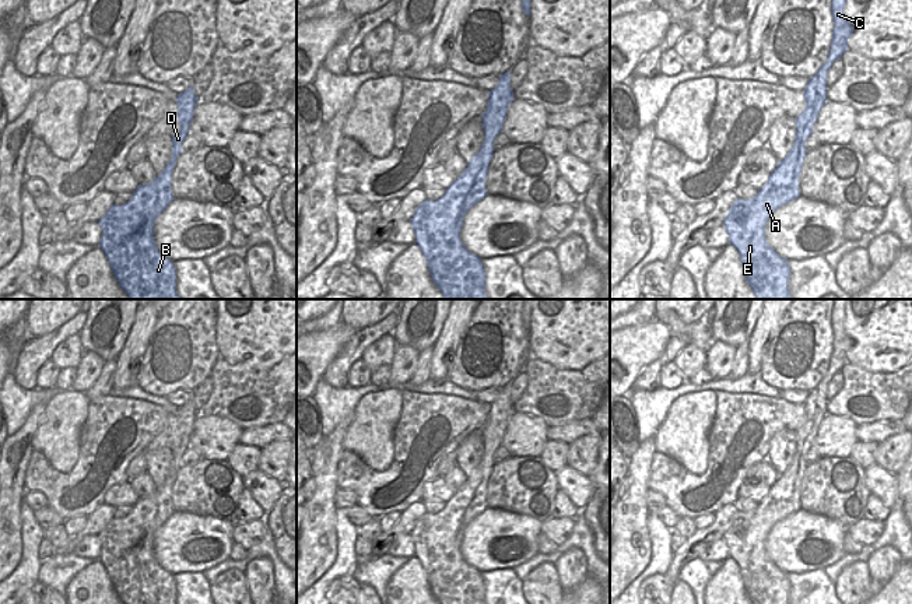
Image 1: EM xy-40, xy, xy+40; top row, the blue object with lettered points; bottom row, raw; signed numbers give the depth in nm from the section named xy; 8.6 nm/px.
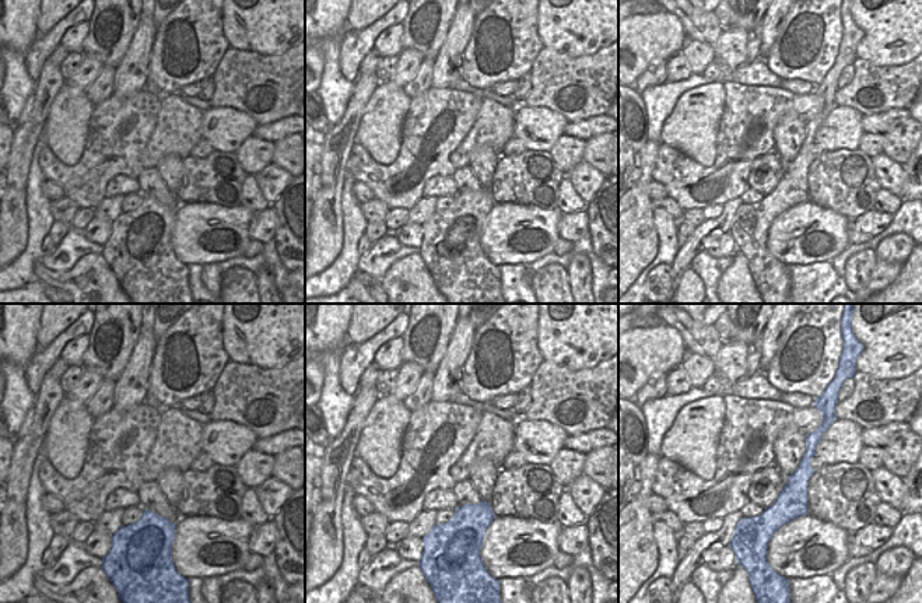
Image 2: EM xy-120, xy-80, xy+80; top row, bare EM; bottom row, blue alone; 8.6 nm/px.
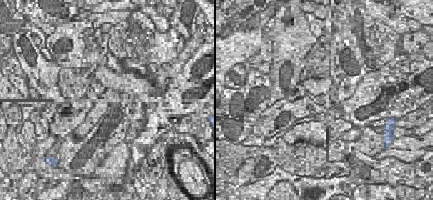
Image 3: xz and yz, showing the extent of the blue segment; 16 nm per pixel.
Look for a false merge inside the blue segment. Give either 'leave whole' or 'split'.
leave whole

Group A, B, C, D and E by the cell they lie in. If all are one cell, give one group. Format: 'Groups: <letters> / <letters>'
Groups: A B C D E

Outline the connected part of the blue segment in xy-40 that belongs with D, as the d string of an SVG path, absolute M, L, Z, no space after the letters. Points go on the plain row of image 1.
M190 398L176 411L180 445L172 449L172 468L165 482L148 498L138 498L123 519L112 517L99 531L99 561L123 604L176 604L176 584L154 554L154 537L175 512L172 484L190 446L197 410Z

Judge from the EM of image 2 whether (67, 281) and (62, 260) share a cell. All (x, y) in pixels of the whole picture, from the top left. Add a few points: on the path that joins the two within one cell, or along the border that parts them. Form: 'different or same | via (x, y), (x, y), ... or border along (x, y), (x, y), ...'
different | border along (93, 253), (66, 272), (37, 262), (34, 277)

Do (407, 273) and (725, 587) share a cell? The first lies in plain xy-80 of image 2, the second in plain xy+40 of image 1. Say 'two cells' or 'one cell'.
one cell

